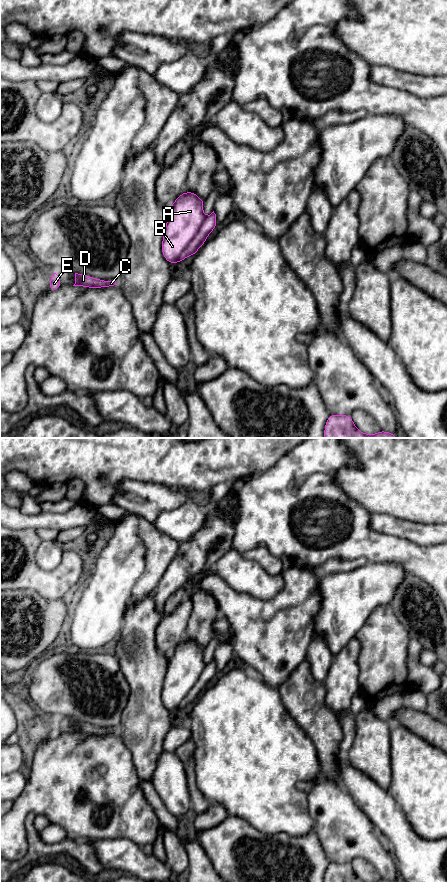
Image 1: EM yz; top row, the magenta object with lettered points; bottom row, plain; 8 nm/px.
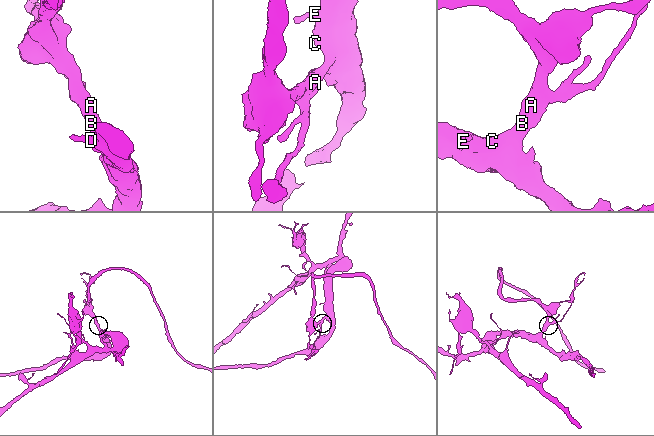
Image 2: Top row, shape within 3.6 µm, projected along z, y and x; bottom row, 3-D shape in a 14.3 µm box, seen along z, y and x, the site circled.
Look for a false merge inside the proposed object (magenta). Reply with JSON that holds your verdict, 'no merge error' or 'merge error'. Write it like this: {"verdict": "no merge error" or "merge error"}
{"verdict": "no merge error"}

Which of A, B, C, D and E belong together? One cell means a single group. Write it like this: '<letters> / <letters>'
A B C D E

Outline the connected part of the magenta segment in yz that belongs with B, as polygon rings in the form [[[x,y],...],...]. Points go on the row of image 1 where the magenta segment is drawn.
[[[182,192],[171,205],[161,244],[163,256],[169,264],[177,264],[188,256],[194,256],[217,226],[214,211],[207,217],[204,215],[204,202],[205,200],[200,199],[195,192]]]

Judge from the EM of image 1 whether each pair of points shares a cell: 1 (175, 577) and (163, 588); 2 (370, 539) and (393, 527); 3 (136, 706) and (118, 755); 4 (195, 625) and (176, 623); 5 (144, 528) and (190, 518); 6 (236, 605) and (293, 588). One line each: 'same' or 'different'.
1: same
2: different
3: different
4: different
5: different
6: same

